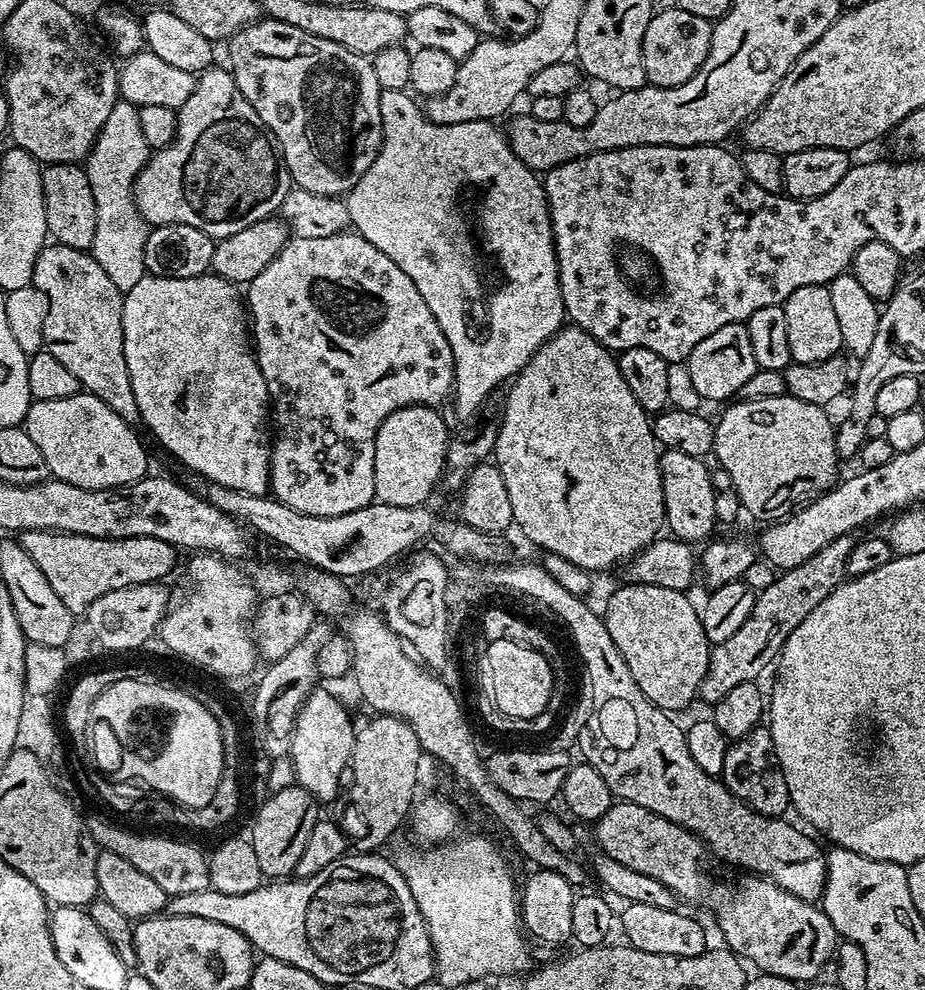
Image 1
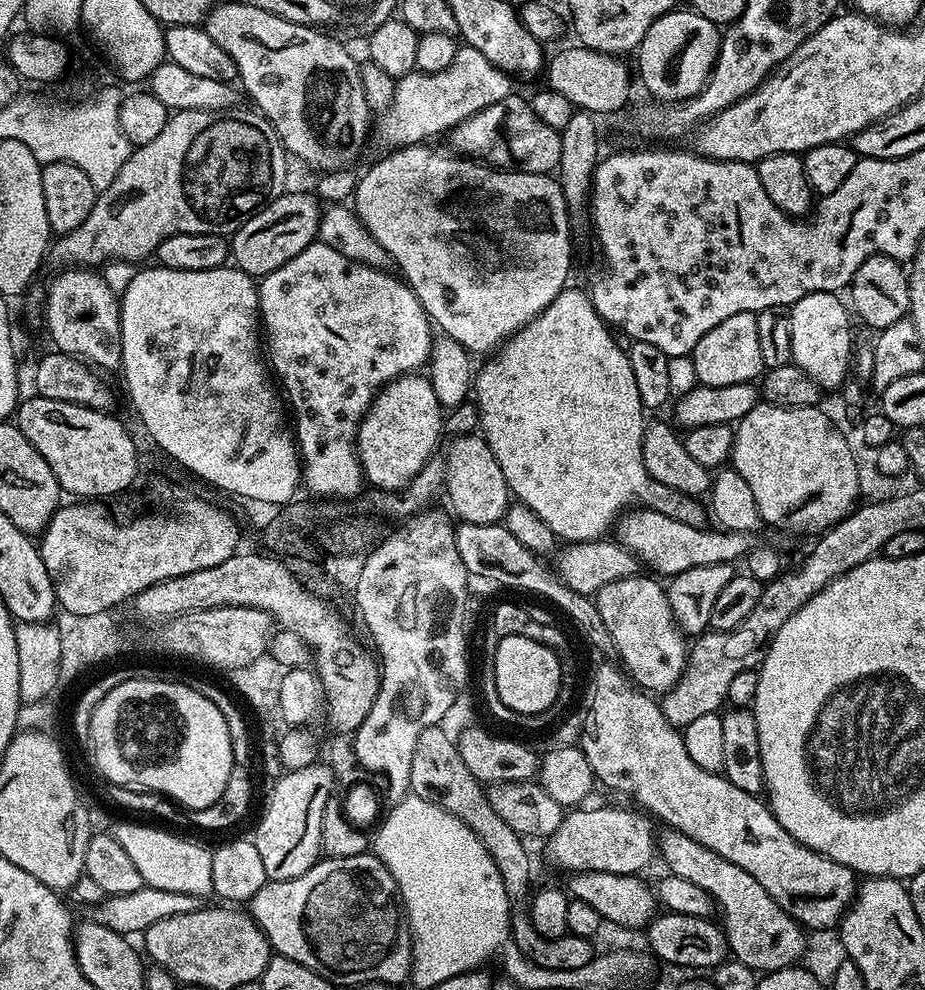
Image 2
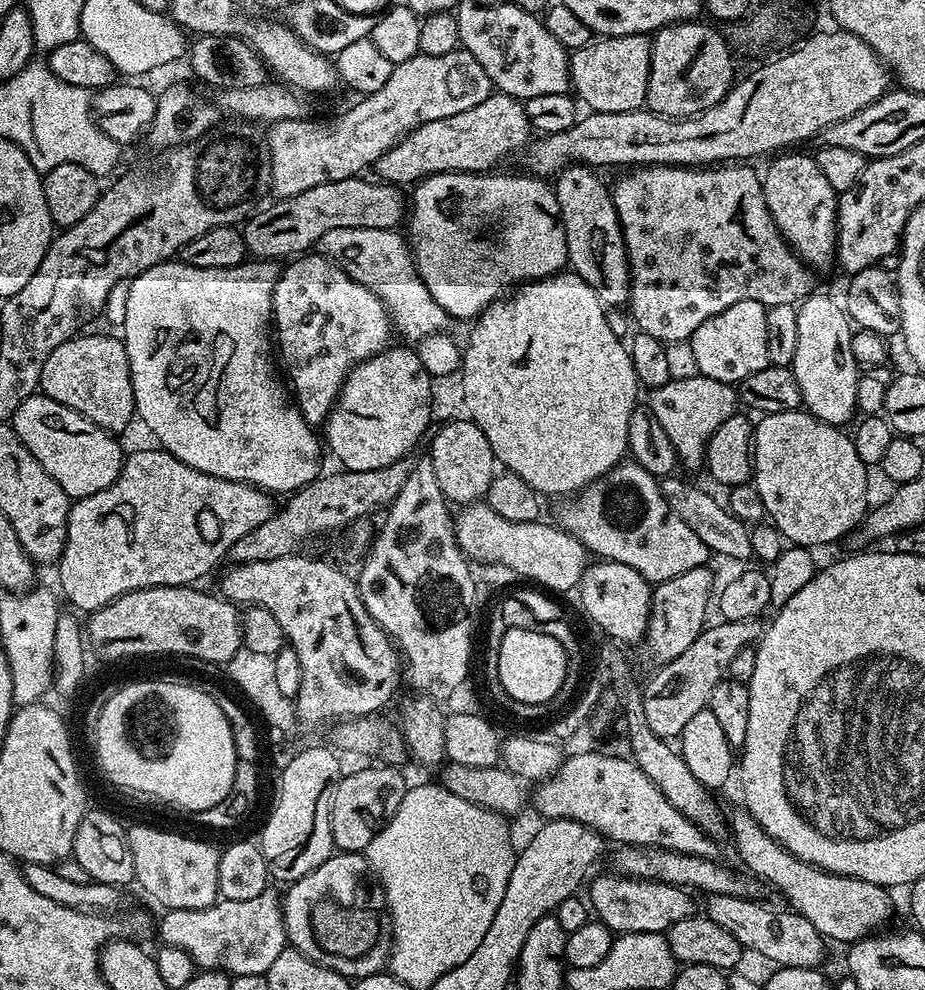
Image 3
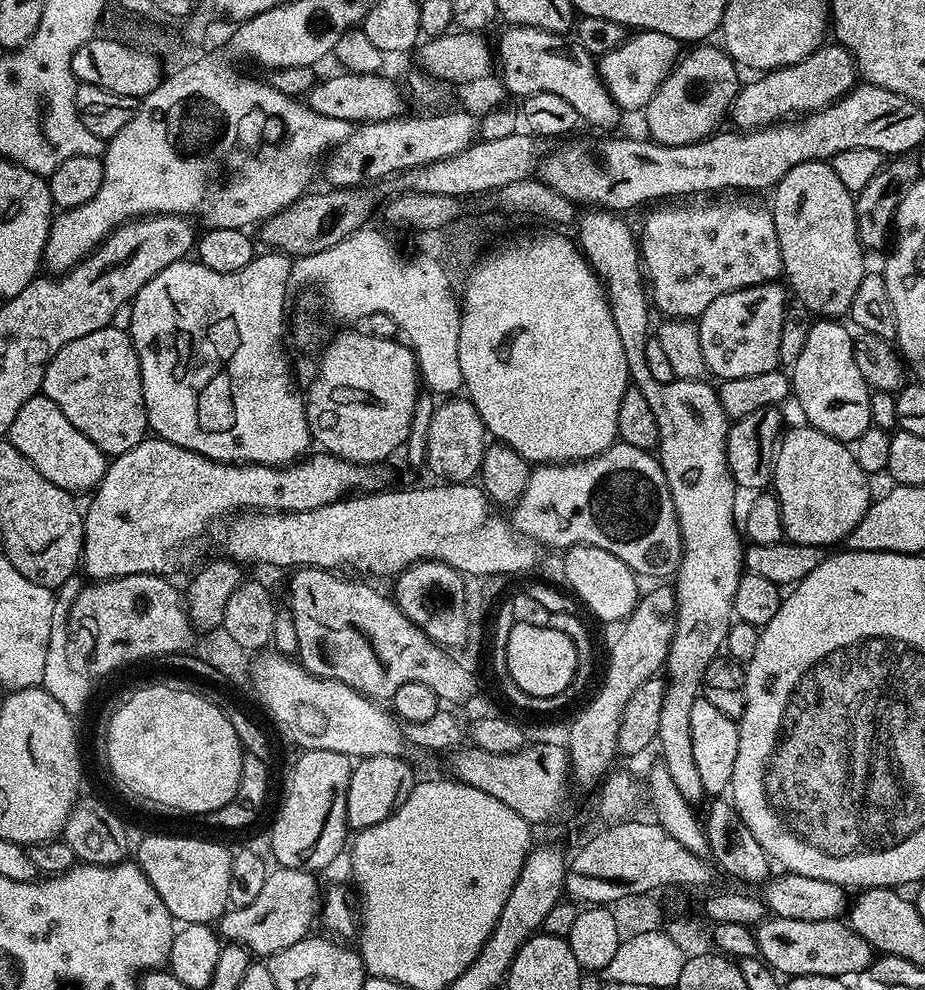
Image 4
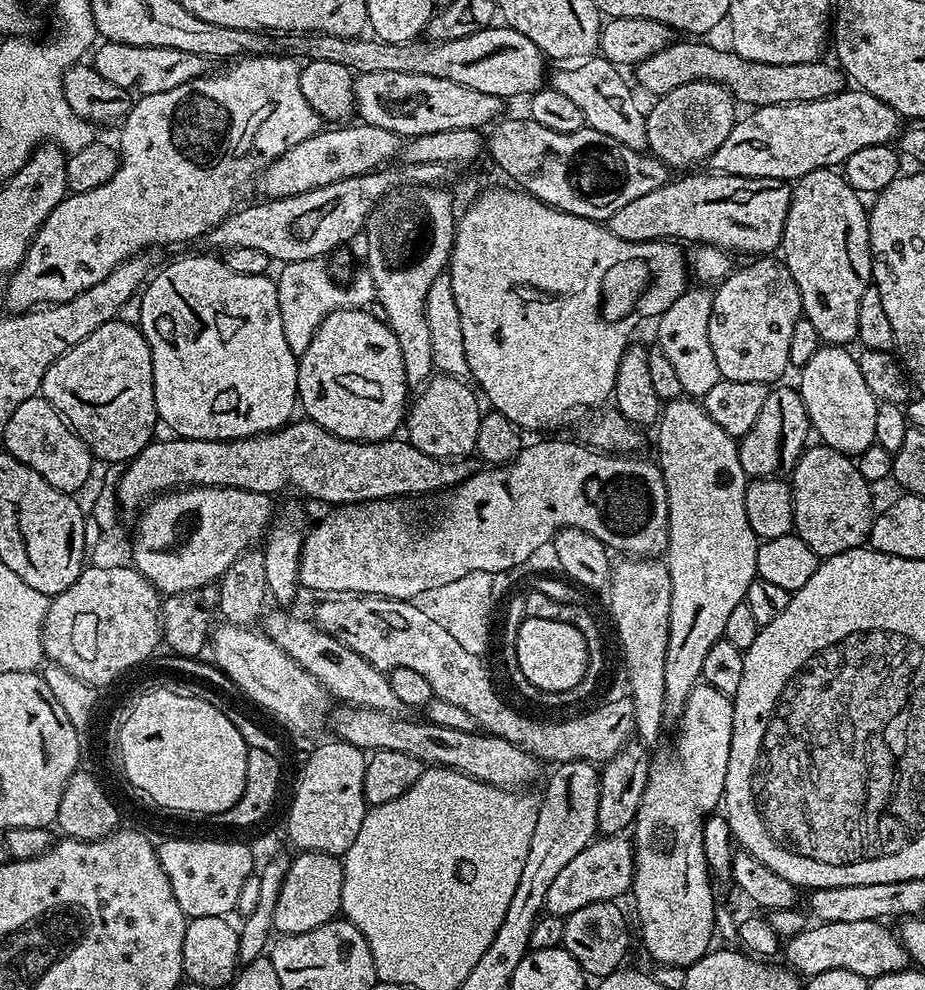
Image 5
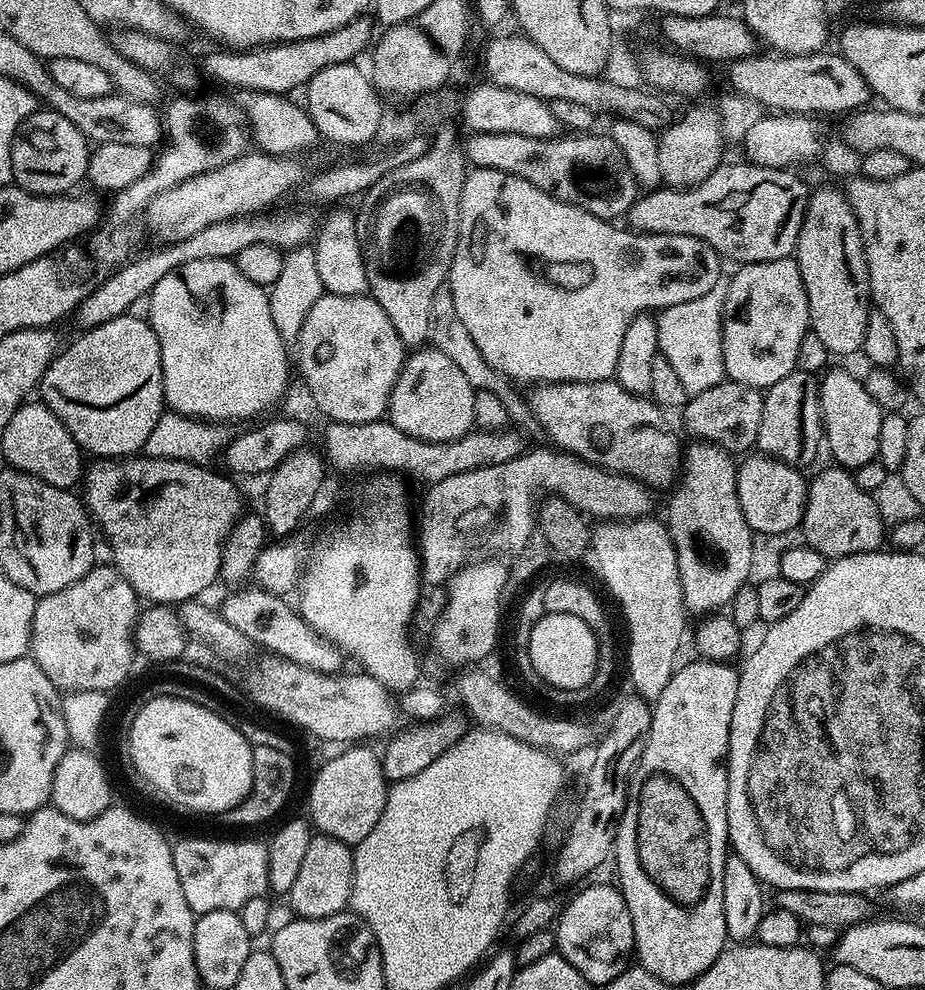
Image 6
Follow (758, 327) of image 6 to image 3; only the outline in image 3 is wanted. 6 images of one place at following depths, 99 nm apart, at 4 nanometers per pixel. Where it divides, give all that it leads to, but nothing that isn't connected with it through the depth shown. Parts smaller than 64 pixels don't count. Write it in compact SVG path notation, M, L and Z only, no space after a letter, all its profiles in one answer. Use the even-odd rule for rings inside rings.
M734 302L722 314L702 322L690 341L700 375L718 382L739 385L741 380L770 367L766 354L766 308L758 302Z

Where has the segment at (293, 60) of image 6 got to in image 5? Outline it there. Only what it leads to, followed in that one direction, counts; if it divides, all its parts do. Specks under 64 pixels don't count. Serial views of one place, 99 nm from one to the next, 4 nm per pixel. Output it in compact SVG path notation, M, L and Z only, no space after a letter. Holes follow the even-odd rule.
M122 42L101 43L91 53L90 63L98 70L98 74L102 74L102 78L106 78L106 82L114 82L114 86L122 86L128 93L137 97L174 90L174 86L182 86L194 78L205 75L206 72L205 57L198 54L169 48L126 46Z

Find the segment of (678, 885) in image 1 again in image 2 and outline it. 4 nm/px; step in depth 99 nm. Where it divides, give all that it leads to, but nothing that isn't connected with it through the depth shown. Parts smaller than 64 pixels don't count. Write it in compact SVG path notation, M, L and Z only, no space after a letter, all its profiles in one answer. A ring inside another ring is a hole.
M580 806L569 811L563 817L561 825L547 837L548 860L556 868L561 868L564 874L585 872L586 870L608 871L610 874L630 875L640 874L643 868L651 862L652 856L658 852L658 836L652 833L653 821L643 811L631 812L628 808L588 808Z

